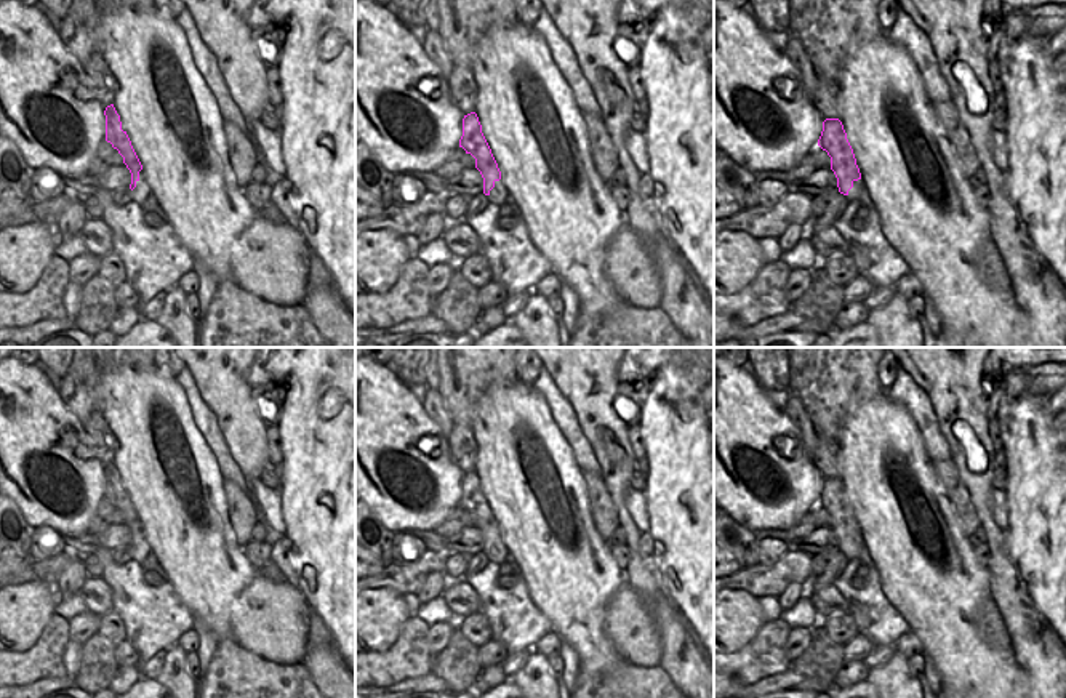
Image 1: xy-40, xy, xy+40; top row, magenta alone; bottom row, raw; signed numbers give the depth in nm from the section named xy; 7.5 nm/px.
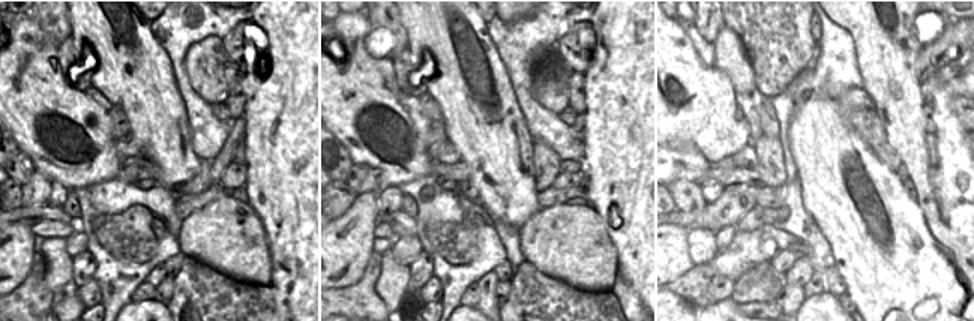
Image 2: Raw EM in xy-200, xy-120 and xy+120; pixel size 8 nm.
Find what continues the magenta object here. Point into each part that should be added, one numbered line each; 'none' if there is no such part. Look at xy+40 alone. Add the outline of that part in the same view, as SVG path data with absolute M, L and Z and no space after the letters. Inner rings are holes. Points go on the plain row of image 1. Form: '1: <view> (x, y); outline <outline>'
none

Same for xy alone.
none

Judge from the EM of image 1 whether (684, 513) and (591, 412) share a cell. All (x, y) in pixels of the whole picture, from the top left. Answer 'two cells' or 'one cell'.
two cells

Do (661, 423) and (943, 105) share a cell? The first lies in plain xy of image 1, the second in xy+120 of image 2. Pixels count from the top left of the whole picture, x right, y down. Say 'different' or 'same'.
same

